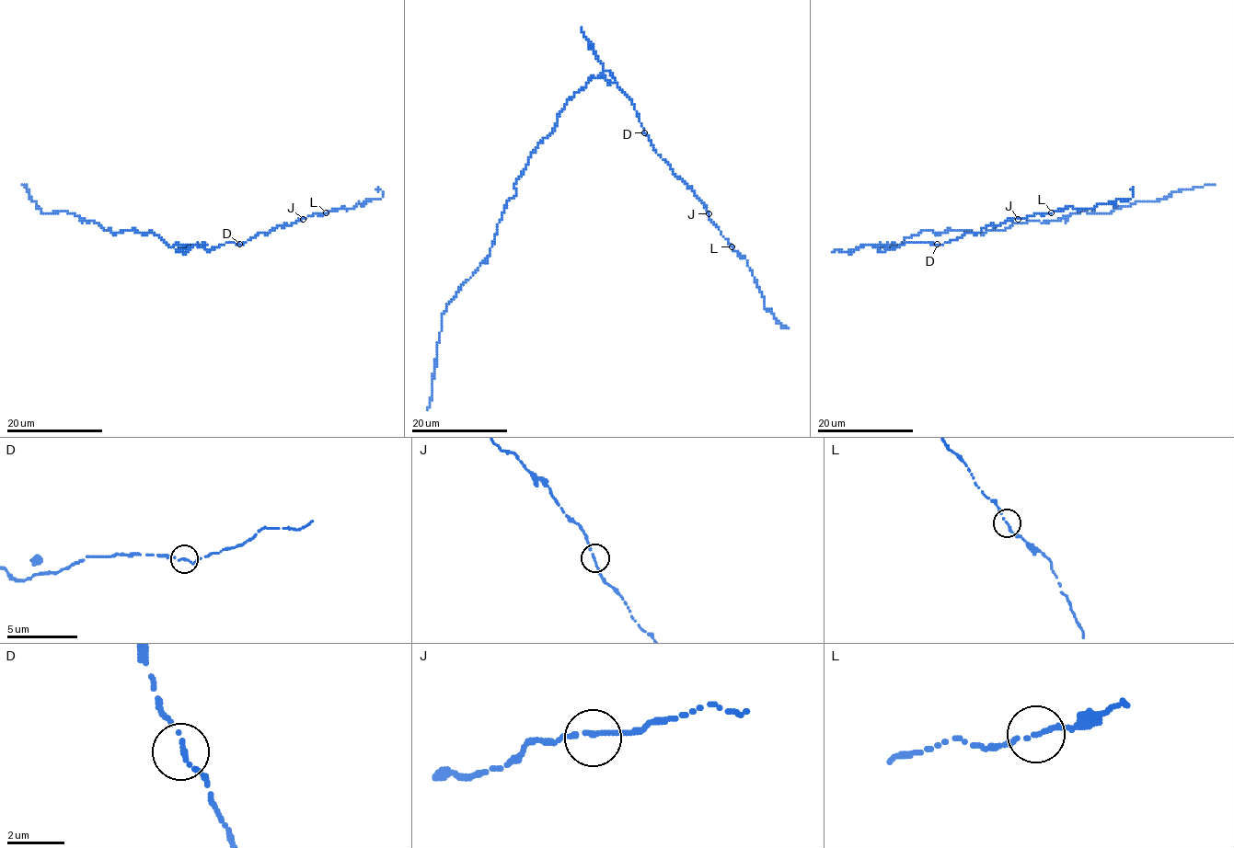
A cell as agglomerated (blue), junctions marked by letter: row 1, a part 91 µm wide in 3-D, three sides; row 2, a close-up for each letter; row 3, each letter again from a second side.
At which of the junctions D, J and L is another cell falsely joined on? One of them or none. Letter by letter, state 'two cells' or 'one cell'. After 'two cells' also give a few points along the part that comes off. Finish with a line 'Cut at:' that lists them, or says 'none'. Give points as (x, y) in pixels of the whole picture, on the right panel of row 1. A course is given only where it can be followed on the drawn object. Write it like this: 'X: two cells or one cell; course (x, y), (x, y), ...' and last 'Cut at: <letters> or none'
D: one cell
J: one cell
L: one cell
Cut at: none

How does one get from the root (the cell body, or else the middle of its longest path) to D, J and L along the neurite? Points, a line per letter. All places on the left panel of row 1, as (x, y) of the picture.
D: (171, 246), (197, 244), (208, 251), (225, 243), (239, 244)
J: (171, 246), (197, 244), (208, 251), (225, 243), (243, 246), (257, 234), (268, 234), (280, 224), (303, 219)
L: (171, 246), (197, 244), (208, 251), (225, 243), (243, 246), (257, 234), (268, 234), (280, 224), (326, 212)

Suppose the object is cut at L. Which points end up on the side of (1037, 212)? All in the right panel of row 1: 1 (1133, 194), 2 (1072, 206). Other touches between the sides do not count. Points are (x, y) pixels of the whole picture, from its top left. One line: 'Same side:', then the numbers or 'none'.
Same side: none

